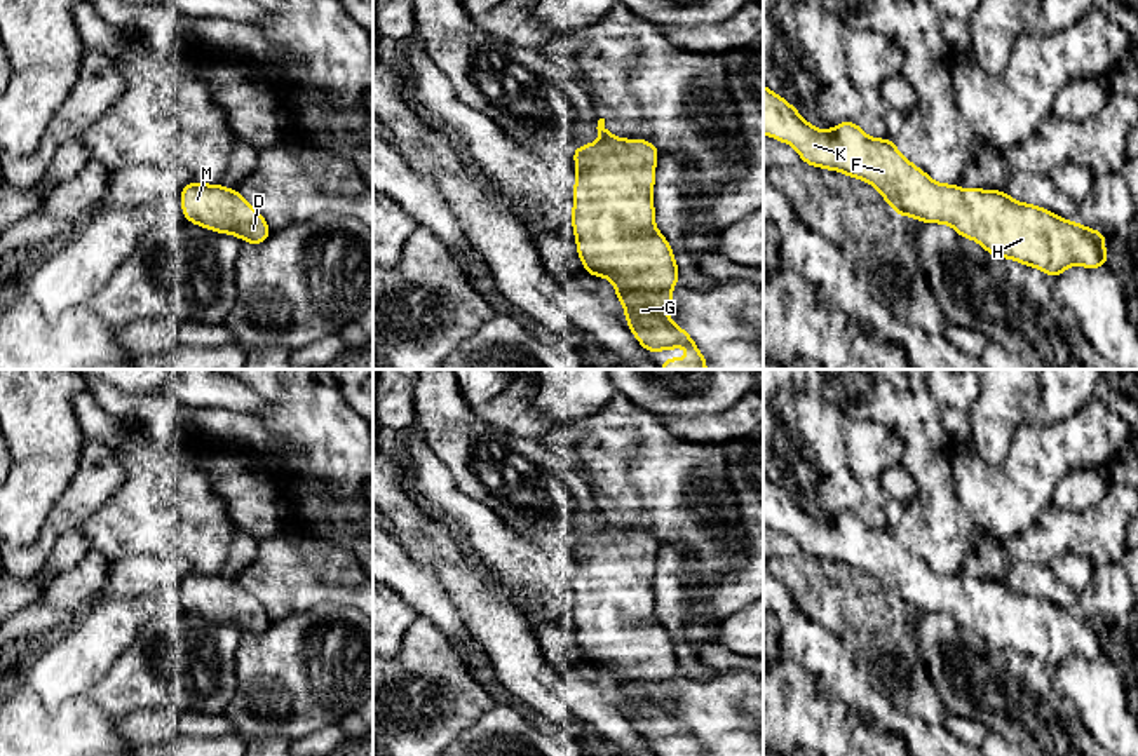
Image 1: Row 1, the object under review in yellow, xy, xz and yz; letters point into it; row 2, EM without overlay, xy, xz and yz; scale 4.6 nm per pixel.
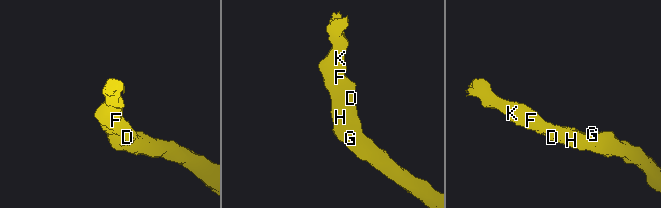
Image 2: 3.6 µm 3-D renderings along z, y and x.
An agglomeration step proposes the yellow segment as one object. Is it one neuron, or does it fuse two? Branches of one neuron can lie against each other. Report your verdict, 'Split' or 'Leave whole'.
Leave whole

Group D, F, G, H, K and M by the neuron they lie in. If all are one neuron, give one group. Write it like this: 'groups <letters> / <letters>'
groups D F G H K M

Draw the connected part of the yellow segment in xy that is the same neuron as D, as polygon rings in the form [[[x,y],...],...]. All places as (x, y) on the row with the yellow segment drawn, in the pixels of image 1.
[[[195,181],[183,186],[180,200],[188,223],[216,233],[230,233],[256,246],[272,233],[267,219],[242,199],[239,190]]]

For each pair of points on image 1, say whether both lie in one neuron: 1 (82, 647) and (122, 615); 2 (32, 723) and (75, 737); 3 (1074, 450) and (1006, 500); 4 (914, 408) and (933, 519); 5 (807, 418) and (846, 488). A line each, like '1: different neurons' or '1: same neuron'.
1: same neuron
2: same neuron
3: same neuron
4: same neuron
5: same neuron

